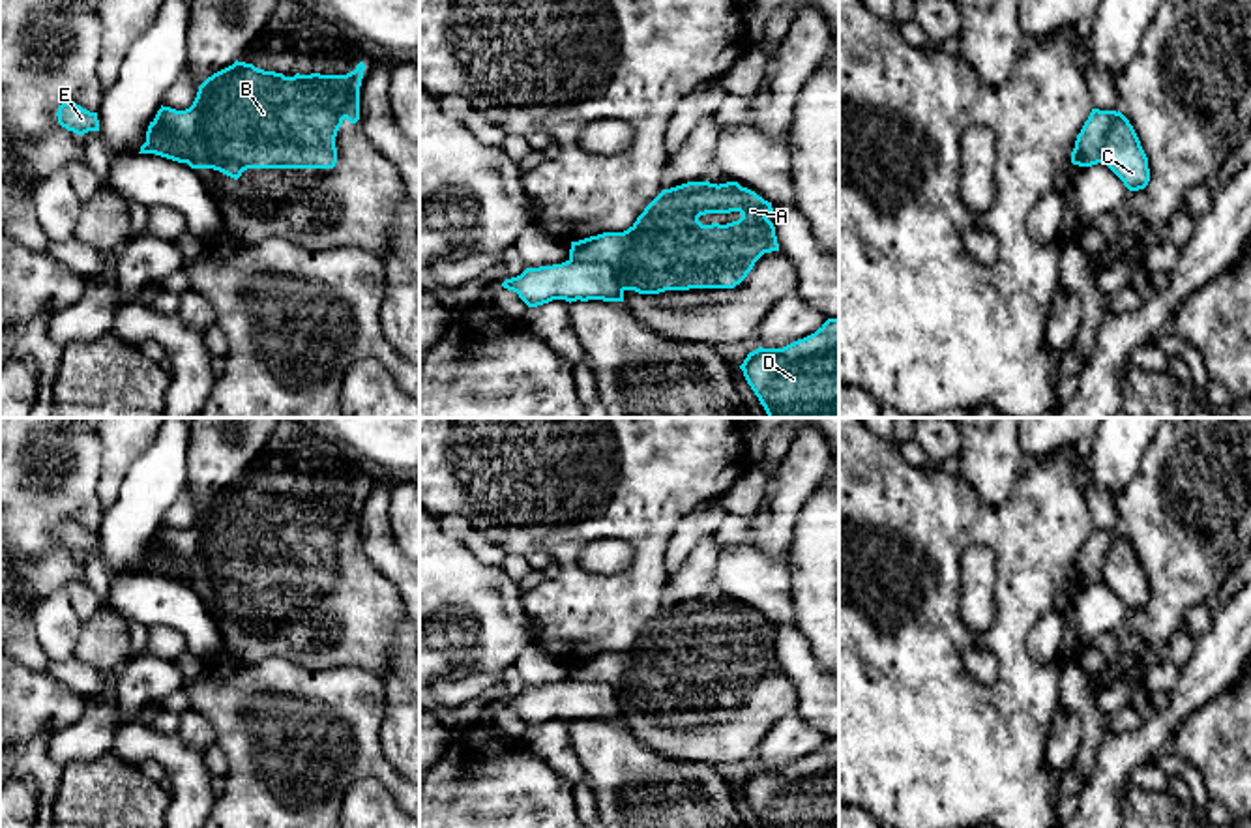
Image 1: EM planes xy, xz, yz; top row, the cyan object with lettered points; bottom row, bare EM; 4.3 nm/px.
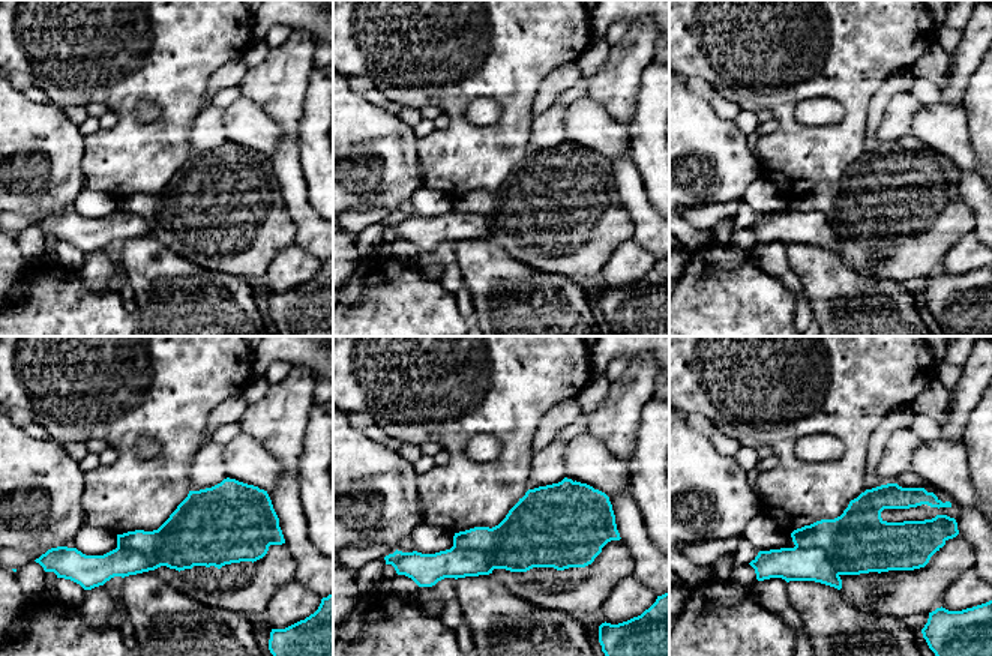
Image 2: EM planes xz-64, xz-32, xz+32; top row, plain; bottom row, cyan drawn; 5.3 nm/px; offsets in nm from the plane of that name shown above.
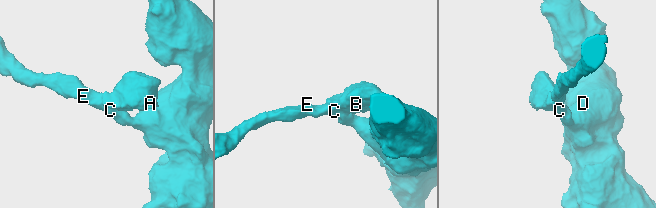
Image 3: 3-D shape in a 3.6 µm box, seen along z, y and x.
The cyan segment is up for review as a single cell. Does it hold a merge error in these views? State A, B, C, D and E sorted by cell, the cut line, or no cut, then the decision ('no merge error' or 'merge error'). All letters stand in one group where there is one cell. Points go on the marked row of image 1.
A B / C D E; cut in xz along (570, 257), (605, 263), (624, 289); merge error

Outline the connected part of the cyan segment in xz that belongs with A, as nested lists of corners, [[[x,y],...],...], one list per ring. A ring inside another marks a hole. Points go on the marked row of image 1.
[[[687,182],[663,189],[624,232],[603,232],[571,242],[569,259],[582,262],[605,262],[624,290],[659,294],[689,288],[734,288],[753,270],[755,262],[772,251],[779,251],[775,227],[768,219],[772,202],[738,182],[710,184]],[[740,212],[738,221],[702,225],[700,215]]]

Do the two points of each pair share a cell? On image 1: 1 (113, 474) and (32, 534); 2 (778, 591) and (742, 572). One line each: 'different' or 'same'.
1: different
2: same

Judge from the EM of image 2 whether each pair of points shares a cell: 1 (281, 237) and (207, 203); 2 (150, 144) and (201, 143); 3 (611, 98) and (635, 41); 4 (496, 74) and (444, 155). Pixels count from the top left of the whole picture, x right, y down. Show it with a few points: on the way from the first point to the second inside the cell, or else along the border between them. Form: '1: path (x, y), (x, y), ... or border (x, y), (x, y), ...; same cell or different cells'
1: path (263, 237), (242, 237), (225, 221); same cell
2: border (201, 110), (191, 128), (189, 153); different cells
3: path (616, 84), (626, 60), (632, 54); same cell
4: path (473, 89), (458, 104), (458, 132); same cell

